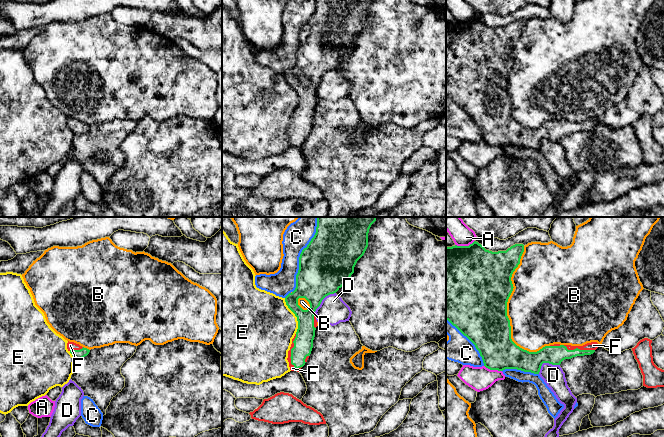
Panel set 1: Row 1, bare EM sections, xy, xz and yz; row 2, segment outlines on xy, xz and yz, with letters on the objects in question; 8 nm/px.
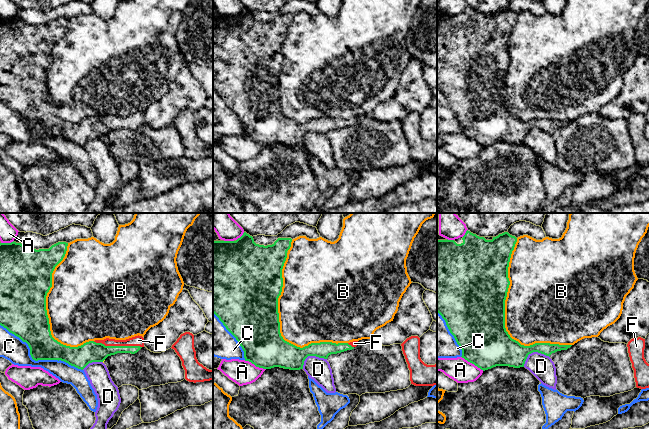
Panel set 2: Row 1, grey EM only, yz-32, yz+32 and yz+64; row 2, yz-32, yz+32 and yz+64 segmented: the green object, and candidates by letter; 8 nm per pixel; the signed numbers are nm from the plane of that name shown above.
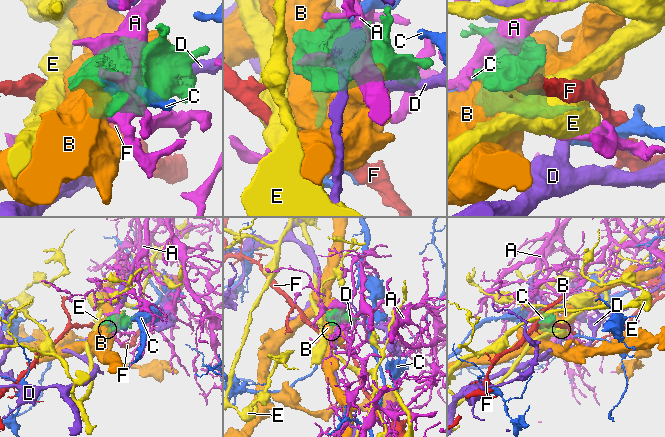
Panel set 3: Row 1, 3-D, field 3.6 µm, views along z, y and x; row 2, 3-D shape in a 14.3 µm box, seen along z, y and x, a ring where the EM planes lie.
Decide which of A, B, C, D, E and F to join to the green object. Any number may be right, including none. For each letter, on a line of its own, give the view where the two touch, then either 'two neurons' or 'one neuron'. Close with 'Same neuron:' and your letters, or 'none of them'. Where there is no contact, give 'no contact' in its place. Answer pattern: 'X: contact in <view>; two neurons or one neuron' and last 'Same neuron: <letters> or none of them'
A: contact in yz; two neurons
B: contact in yz; two neurons
C: contact in xz; two neurons
D: contact in yz; two neurons
E: contact in xz; two neurons
F: contact in xz; one neuron
Same neuron: F

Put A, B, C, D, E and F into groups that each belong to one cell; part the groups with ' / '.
A / B / C / D / E / F

